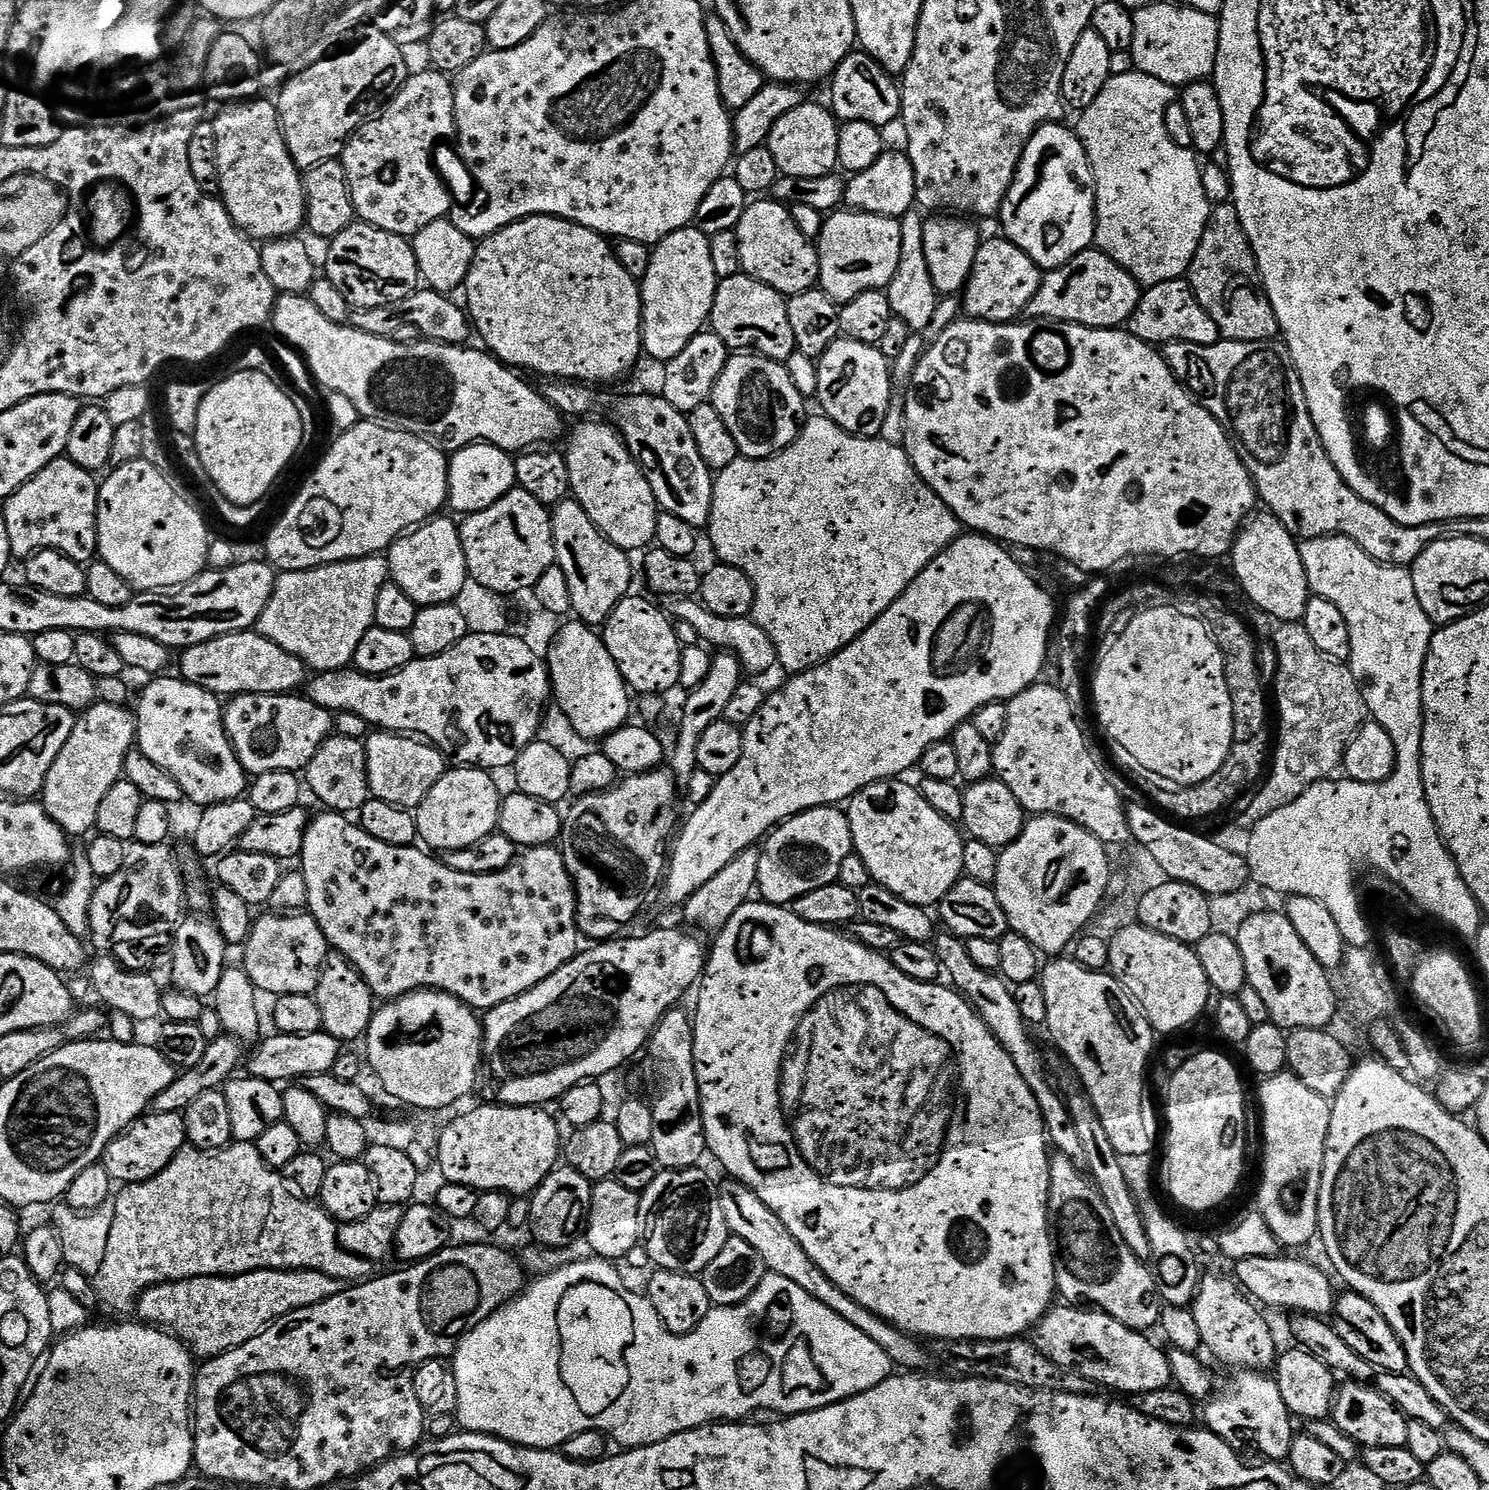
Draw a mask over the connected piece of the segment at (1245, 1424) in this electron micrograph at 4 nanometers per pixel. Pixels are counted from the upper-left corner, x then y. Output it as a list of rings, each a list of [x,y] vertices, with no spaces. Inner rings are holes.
[[[1244,1370],[1232,1388],[1232,1397],[1209,1414],[1207,1427],[1226,1441],[1240,1439],[1242,1443],[1257,1448],[1265,1456],[1265,1461],[1284,1462],[1291,1457],[1296,1445],[1298,1429],[1292,1423],[1294,1417],[1284,1401],[1283,1387],[1279,1383],[1276,1385],[1268,1374]]]

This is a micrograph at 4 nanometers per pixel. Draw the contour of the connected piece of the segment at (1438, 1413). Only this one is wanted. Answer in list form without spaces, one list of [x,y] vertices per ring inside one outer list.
[[[1297,1315],[1296,1320],[1292,1324],[1292,1328],[1296,1331],[1296,1340],[1301,1344],[1301,1349],[1307,1350],[1309,1353],[1315,1354],[1319,1360],[1332,1369],[1333,1373],[1341,1374],[1345,1372],[1348,1376],[1360,1380],[1356,1382],[1372,1382],[1376,1376],[1375,1391],[1381,1394],[1392,1403],[1394,1407],[1399,1409],[1408,1417],[1409,1421],[1417,1420],[1426,1426],[1434,1426],[1434,1430],[1444,1432],[1449,1427],[1450,1419],[1448,1412],[1438,1404],[1430,1394],[1430,1390],[1426,1390],[1426,1386],[1422,1386],[1422,1382],[1411,1374],[1403,1372],[1382,1372],[1373,1368],[1370,1362],[1366,1362],[1366,1358],[1361,1356],[1348,1345],[1347,1339],[1343,1335],[1339,1336],[1334,1329],[1328,1325],[1327,1319],[1319,1316]]]

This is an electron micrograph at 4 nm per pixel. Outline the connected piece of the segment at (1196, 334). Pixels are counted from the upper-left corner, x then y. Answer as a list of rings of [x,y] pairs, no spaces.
[[[1181,278],[1153,284],[1143,293],[1140,305],[1130,321],[1132,335],[1153,346],[1166,344],[1197,344],[1210,346],[1220,343],[1222,337],[1214,318],[1198,302],[1191,283]]]

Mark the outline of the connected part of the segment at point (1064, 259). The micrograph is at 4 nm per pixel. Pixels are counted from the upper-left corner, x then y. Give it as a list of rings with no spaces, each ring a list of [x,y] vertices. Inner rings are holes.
[[[1060,122],[1043,124],[1032,135],[1016,168],[1012,189],[998,213],[998,220],[1004,223],[1003,235],[1011,244],[1018,246],[1018,250],[1025,252],[1041,270],[1066,266],[1074,257],[1089,251],[1096,243],[1096,183],[1092,163],[1088,160],[1079,136],[1071,127],[1063,128],[1062,125]]]

